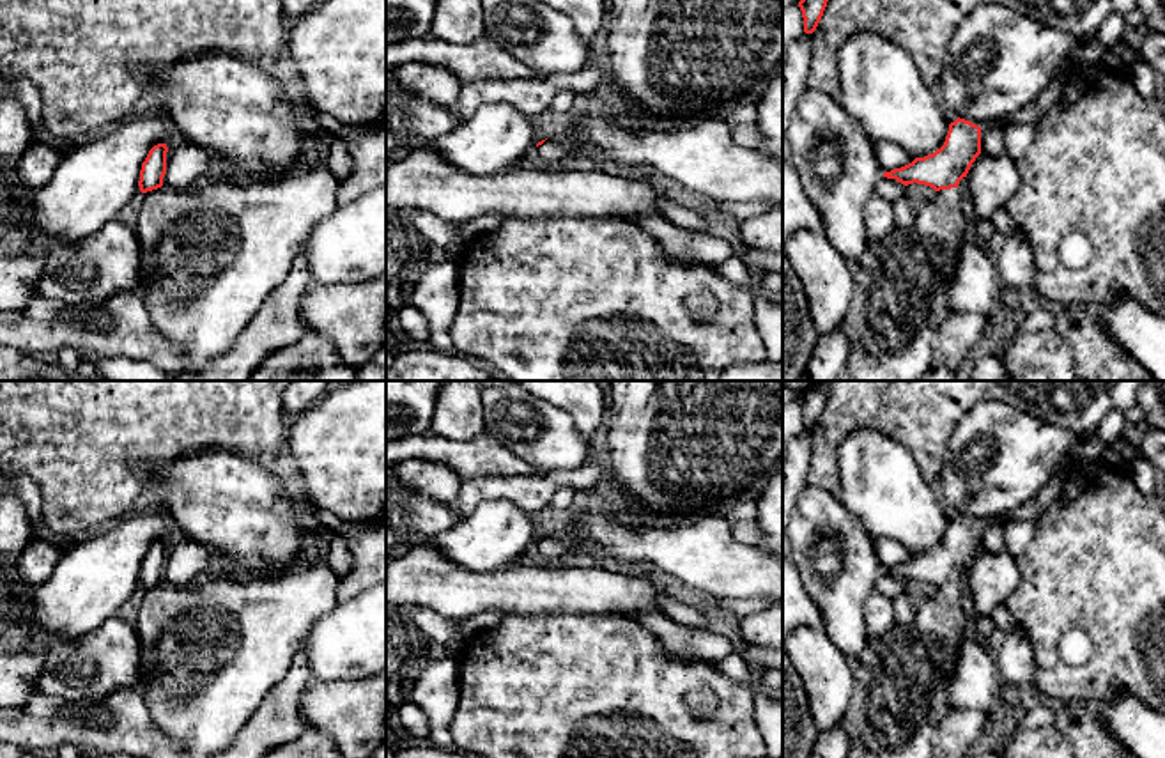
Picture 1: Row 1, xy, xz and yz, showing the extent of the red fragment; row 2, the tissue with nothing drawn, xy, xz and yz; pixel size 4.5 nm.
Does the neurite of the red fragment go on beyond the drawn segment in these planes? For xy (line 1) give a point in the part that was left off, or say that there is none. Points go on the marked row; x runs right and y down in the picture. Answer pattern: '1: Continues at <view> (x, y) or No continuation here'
1: Continues at xy (209, 257)

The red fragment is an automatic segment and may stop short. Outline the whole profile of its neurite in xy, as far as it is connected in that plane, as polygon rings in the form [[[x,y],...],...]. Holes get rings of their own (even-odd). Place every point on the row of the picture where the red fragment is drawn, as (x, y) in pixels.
[[[166,143],[154,145],[140,170],[140,191],[142,191],[142,207],[138,213],[138,227],[136,237],[140,243],[140,294],[143,305],[149,312],[152,324],[166,336],[170,342],[177,344],[184,349],[186,372],[197,372],[200,367],[221,358],[228,347],[235,342],[244,326],[255,317],[264,301],[273,294],[273,290],[287,278],[294,257],[306,246],[306,241],[313,230],[313,227],[329,218],[338,209],[338,191],[343,181],[340,181],[328,165],[306,165],[296,163],[289,170],[273,175],[273,177],[258,177],[246,184],[237,182],[214,182],[202,184],[193,190],[170,190],[163,184],[163,177],[166,174]]]

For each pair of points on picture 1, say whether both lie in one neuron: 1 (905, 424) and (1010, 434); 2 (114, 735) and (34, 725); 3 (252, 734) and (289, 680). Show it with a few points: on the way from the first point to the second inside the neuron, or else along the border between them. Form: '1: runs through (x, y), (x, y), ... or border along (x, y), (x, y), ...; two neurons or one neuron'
1: border along (983, 399), (953, 431), (942, 468); two neurons
2: runs through (94, 730), (54, 727); one neuron
3: runs through (264, 721), (284, 702), (285, 693); one neuron

